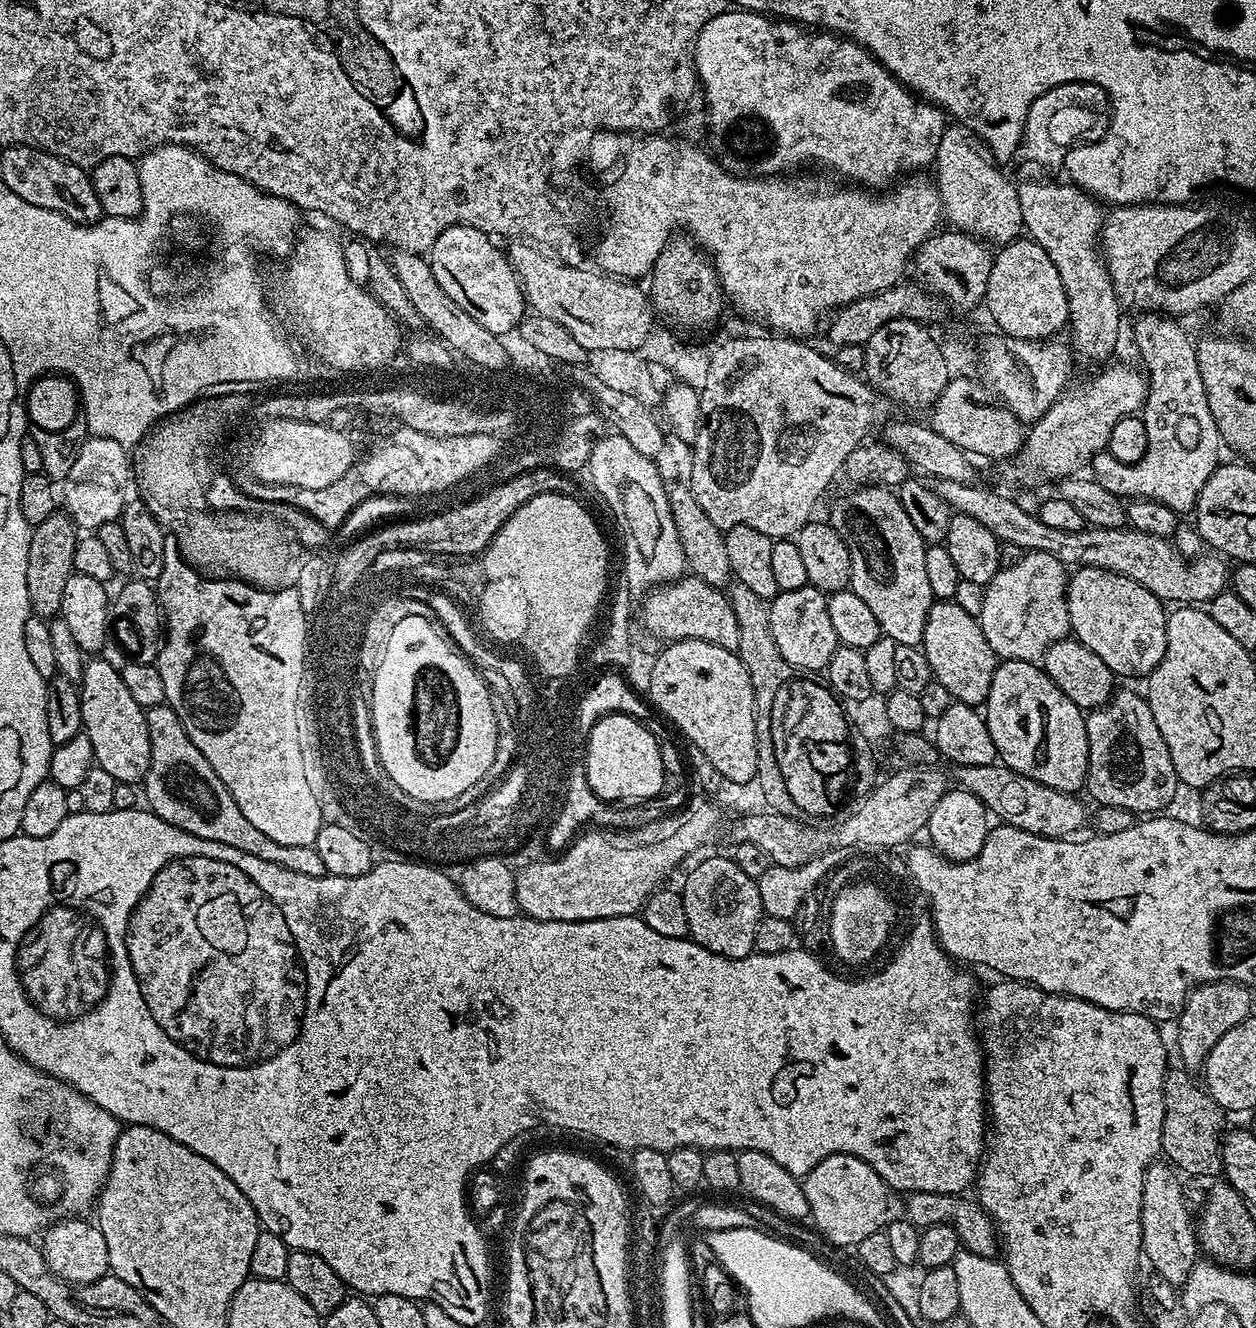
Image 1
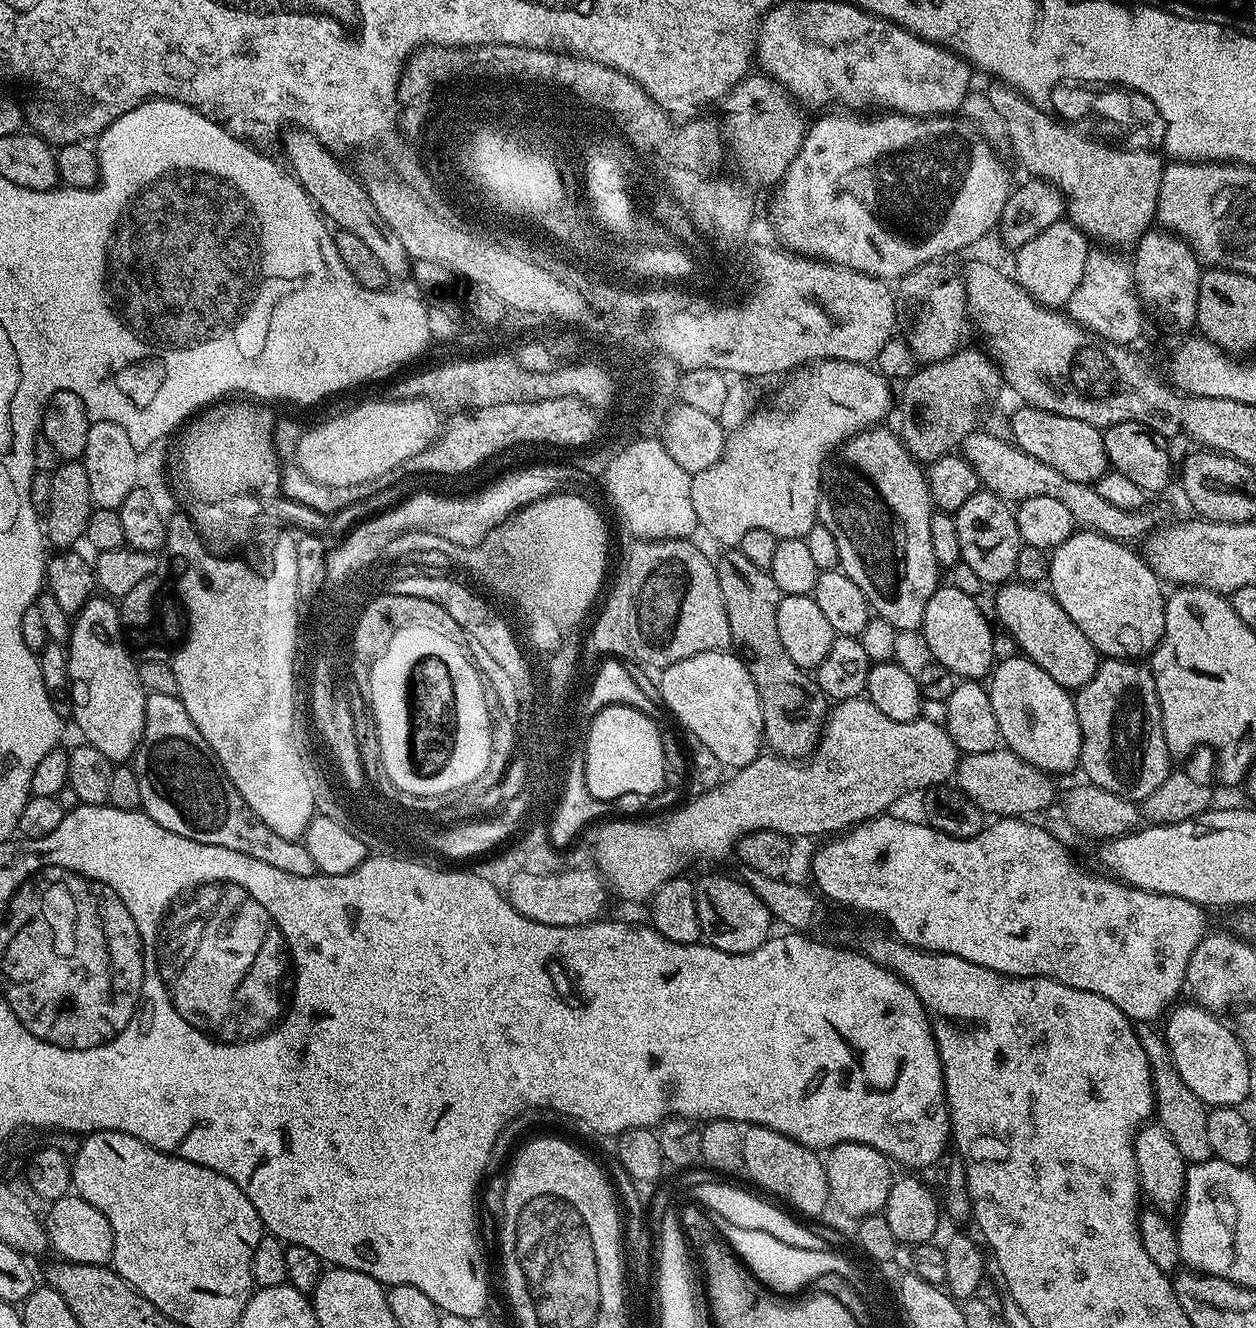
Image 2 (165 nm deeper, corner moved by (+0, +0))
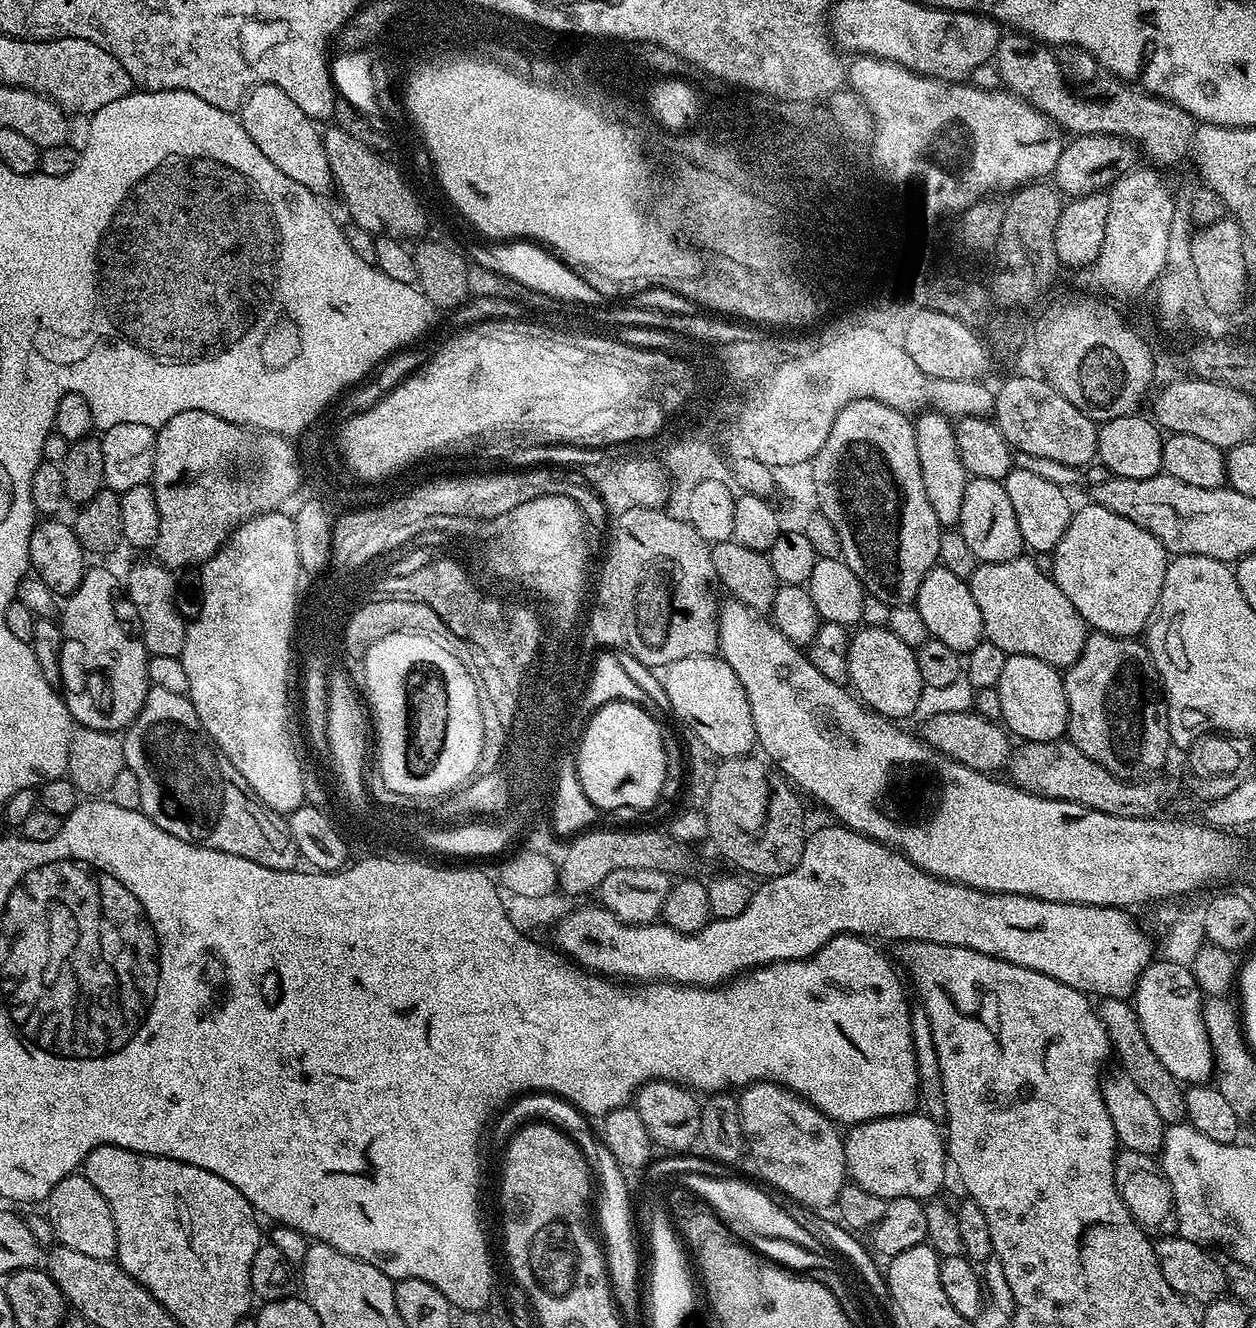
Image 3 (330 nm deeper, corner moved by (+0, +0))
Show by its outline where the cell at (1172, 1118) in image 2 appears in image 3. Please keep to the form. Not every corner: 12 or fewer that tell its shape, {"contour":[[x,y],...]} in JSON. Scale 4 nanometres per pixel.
{"contour":[[1127,999],[1098,1011],[1119,1071],[1165,1125],[1186,1117],[1185,1085],[1162,1066]]}

